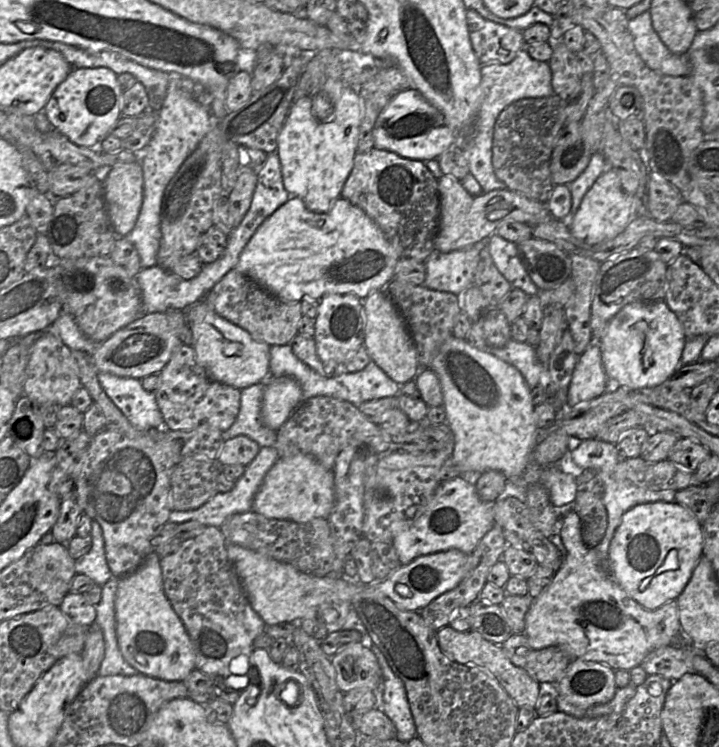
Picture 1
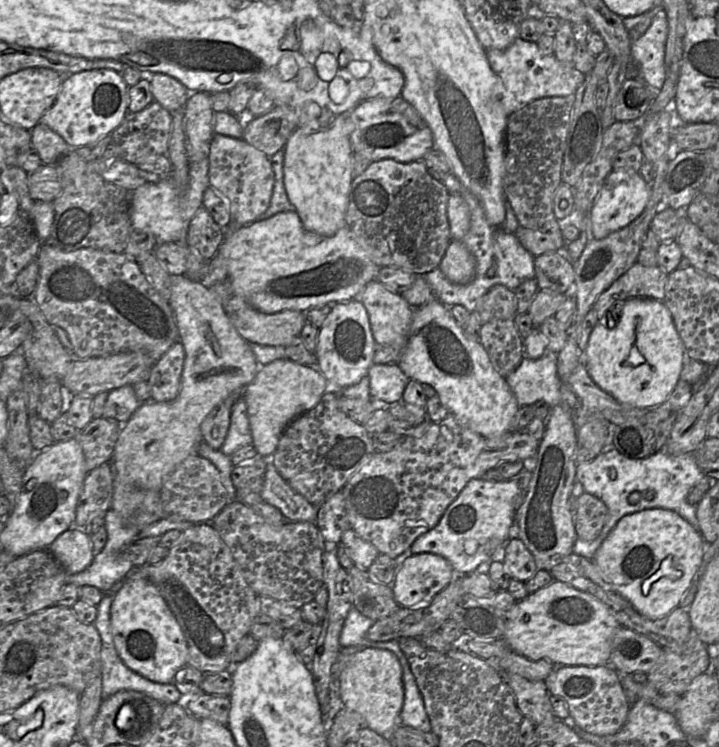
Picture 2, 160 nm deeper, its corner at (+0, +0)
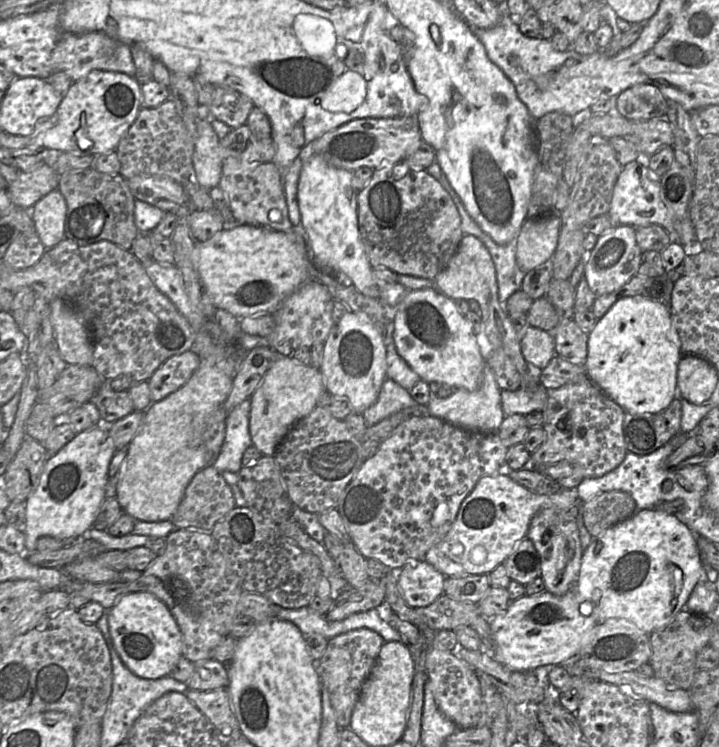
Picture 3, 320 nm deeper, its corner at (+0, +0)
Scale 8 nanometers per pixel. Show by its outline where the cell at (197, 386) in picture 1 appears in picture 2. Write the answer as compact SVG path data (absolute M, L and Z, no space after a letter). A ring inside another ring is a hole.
M180 341L174 343L153 366L148 383L152 400L167 402L175 399L181 388L185 349Z

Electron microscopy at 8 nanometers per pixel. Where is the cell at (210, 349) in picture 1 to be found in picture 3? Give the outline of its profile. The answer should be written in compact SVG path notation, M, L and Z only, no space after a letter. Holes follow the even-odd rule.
M154 260L142 265L154 285L188 320L195 333L191 350L200 359L198 369L182 387L164 399L153 402L145 410L141 428L127 446L116 498L123 513L136 520L157 522L171 519L194 475L209 465L204 443L207 419L227 399L236 373L236 363L229 356L226 344L216 343L205 329L207 319L192 304L179 269L175 265L164 265Z

